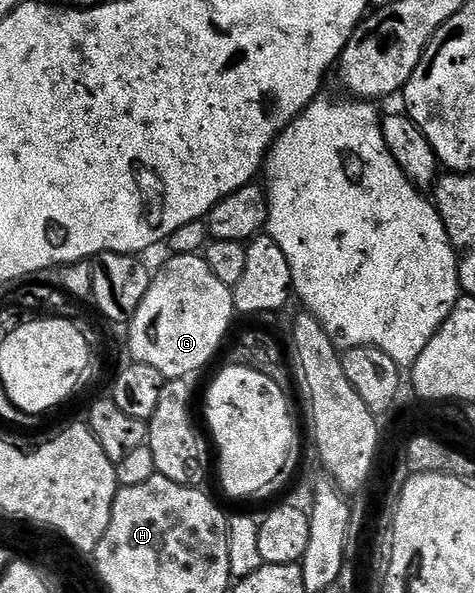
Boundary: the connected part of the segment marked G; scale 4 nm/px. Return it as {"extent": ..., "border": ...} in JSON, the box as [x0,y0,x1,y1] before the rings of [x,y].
{"extent":[140,253,235,380],"border":[[[200,253],[181,254],[166,264],[158,278],[156,275],[155,280],[150,281],[140,313],[157,318],[148,365],[154,366],[167,380],[185,380],[190,377],[188,374],[203,369],[220,352],[229,334],[229,325],[235,319],[233,291],[211,272]]]}

